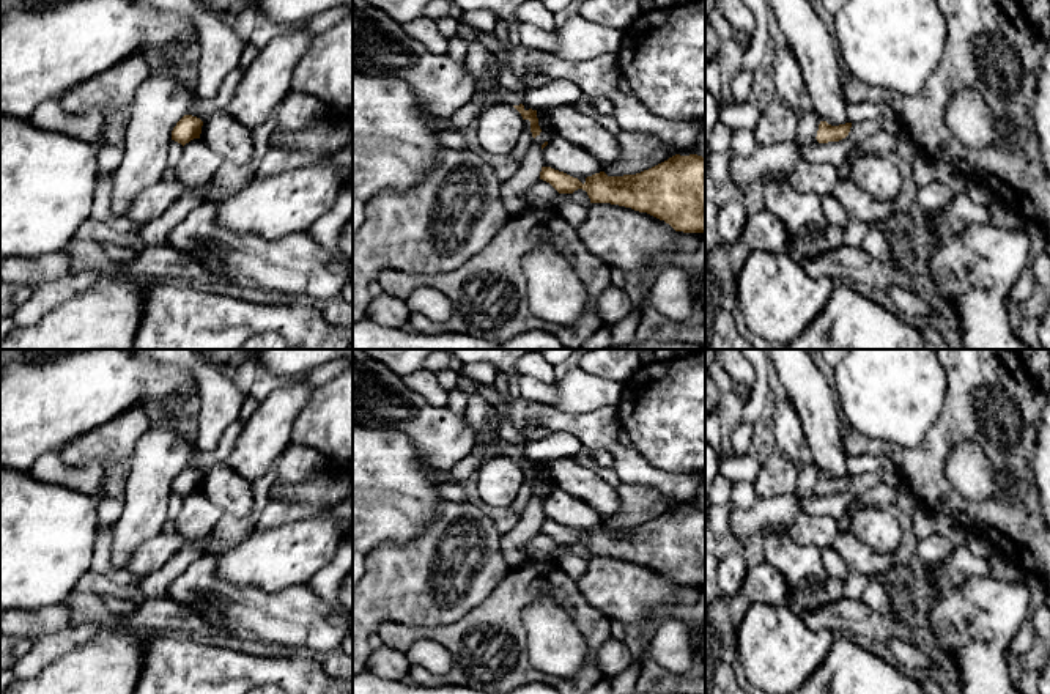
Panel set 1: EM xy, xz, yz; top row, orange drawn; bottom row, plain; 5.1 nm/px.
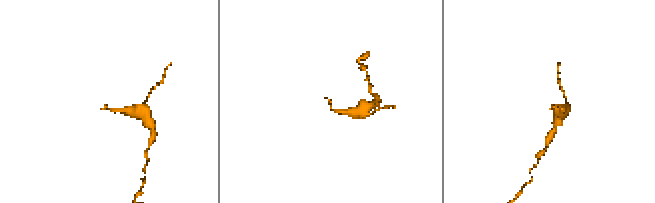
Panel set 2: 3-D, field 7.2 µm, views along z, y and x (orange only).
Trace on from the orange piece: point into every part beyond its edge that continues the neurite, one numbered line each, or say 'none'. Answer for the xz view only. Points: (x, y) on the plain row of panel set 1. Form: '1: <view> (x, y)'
1: xz (498, 446)

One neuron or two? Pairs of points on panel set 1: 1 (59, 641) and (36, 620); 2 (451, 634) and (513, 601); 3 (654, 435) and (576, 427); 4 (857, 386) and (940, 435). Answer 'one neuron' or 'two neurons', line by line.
1: two neurons
2: one neuron
3: two neurons
4: two neurons

